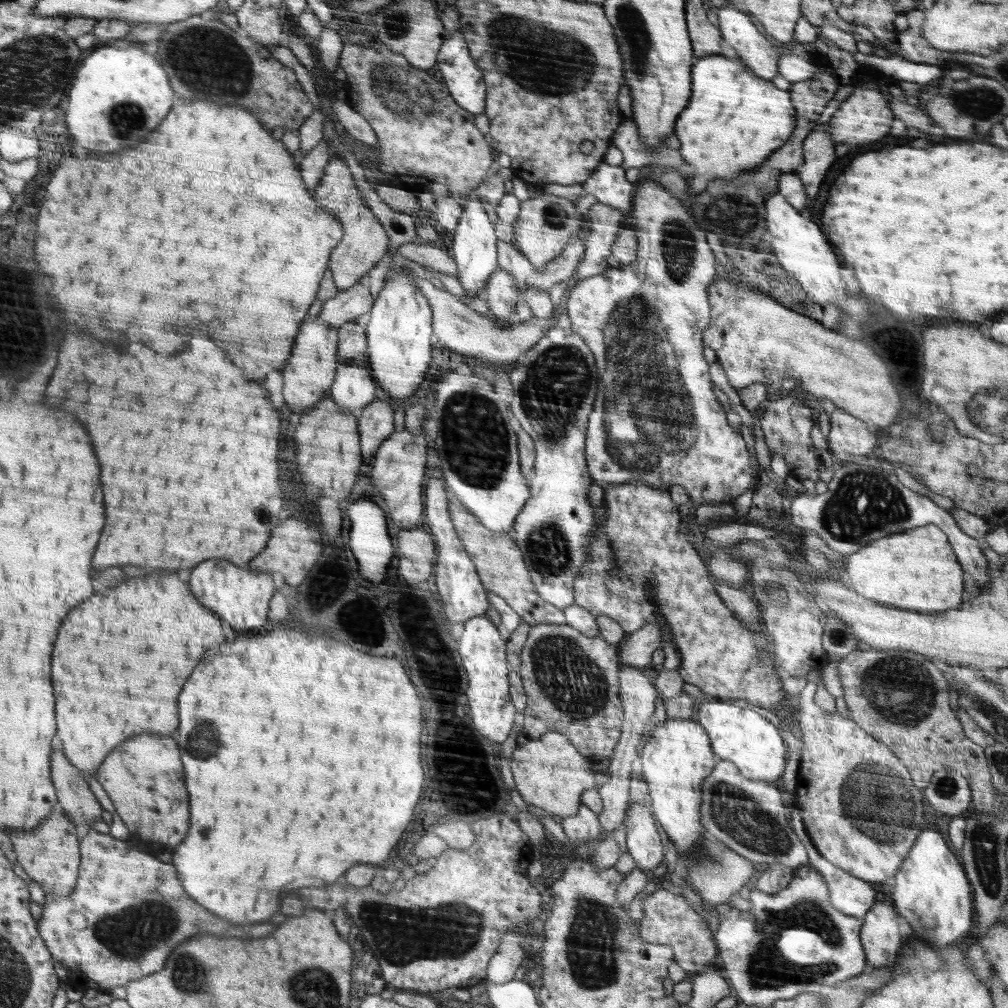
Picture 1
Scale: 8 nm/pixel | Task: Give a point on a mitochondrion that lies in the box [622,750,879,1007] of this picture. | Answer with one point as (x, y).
(767, 967)

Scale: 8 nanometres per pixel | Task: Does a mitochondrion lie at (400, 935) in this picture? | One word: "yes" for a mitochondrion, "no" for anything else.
yes

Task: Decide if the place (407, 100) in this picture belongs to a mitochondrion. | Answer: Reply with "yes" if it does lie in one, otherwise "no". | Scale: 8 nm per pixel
yes

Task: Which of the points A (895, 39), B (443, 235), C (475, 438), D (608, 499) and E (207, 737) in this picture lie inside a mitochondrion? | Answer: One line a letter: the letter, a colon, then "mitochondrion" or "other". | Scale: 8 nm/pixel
A: other
B: other
C: mitochondrion
D: other
E: mitochondrion

